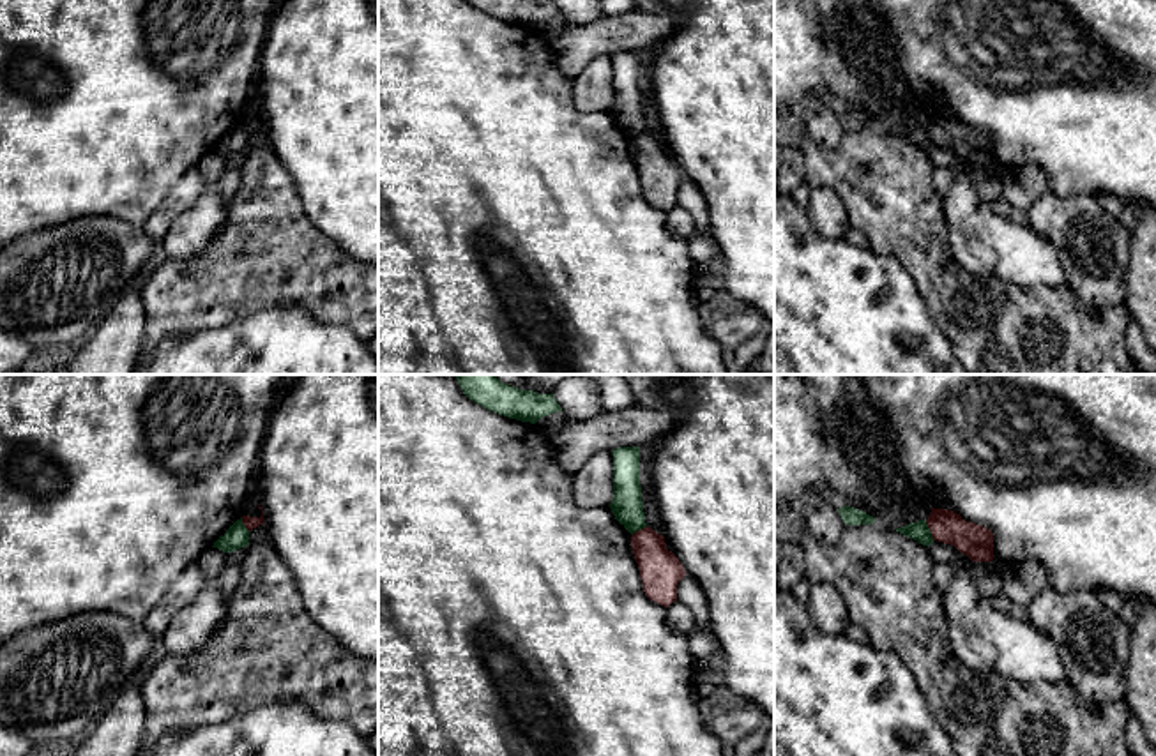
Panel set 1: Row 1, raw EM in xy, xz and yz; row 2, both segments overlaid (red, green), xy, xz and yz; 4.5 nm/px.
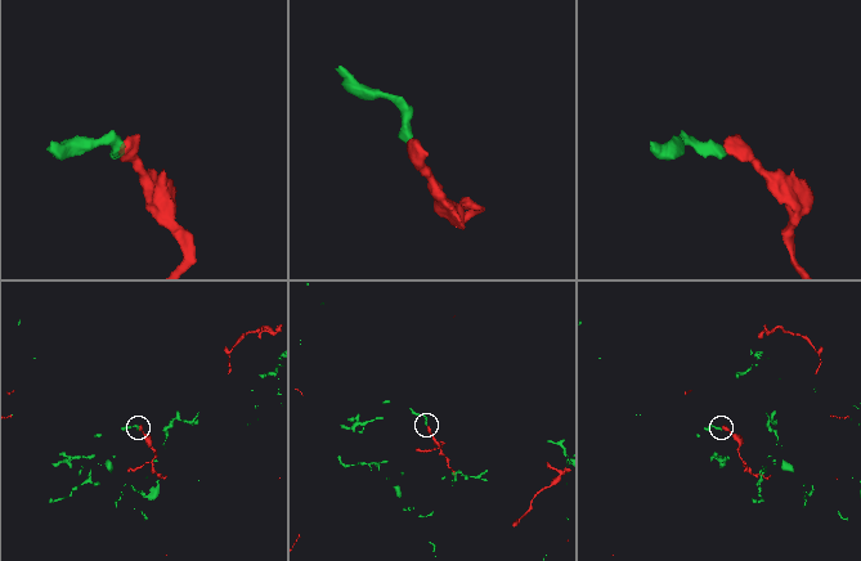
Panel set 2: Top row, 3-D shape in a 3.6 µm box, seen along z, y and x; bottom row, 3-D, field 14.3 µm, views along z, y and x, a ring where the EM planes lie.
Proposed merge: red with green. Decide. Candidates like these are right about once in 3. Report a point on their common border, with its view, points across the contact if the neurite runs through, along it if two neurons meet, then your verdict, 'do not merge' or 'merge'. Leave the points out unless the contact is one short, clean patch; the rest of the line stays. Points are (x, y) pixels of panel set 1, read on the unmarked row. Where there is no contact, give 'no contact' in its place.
contact yz (930, 135); border yz (925, 124), (934, 143); do not merge

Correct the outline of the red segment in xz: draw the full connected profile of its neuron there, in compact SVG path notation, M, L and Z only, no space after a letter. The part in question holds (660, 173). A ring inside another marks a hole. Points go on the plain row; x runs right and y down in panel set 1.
M645 131L631 140L645 200L668 212L677 205L677 189L686 180L679 163L666 154L665 141Z

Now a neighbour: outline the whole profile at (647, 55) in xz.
M658 41L640 49L640 88L650 88L650 71L661 46L663 41Z

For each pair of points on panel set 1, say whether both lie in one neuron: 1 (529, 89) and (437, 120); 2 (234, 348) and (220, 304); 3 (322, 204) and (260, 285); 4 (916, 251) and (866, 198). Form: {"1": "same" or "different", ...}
{"1": "same", "2": "different", "3": "different", "4": "same"}

